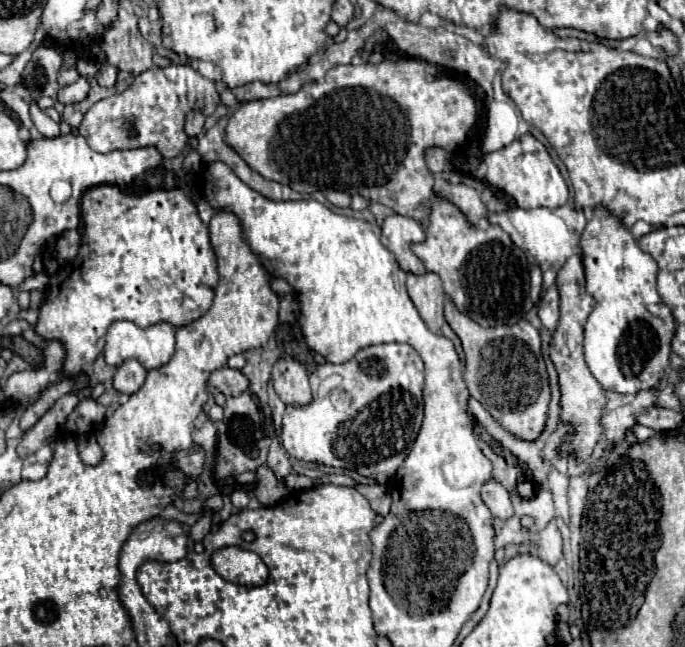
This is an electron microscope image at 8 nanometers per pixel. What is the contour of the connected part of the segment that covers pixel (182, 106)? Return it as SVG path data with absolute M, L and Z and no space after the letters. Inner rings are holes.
M190 65L153 68L139 74L125 92L93 104L79 126L79 134L97 152L155 146L163 154L163 158L175 158L183 152L189 140L189 136L183 132L185 114L189 110L200 110L205 116L210 116L217 104L219 104L219 94L215 90L215 84ZM129 120L137 122L137 136L133 138L125 132L125 122Z

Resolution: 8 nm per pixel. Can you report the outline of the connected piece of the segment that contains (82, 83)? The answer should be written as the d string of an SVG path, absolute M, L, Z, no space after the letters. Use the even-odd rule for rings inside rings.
M81 76L75 84L59 88L59 102L61 104L73 104L73 102L83 100L87 94L89 94L89 80Z

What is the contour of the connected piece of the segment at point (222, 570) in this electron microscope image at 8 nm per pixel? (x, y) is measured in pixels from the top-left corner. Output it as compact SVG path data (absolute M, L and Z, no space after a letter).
M221 548L211 558L219 576L243 586L263 586L269 580L269 568L263 560L243 548Z

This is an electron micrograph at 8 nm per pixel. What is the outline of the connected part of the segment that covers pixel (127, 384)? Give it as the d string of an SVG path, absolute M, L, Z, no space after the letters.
M125 360L121 366L117 366L117 372L113 376L113 386L121 394L133 394L143 386L145 376L147 370L137 360Z

